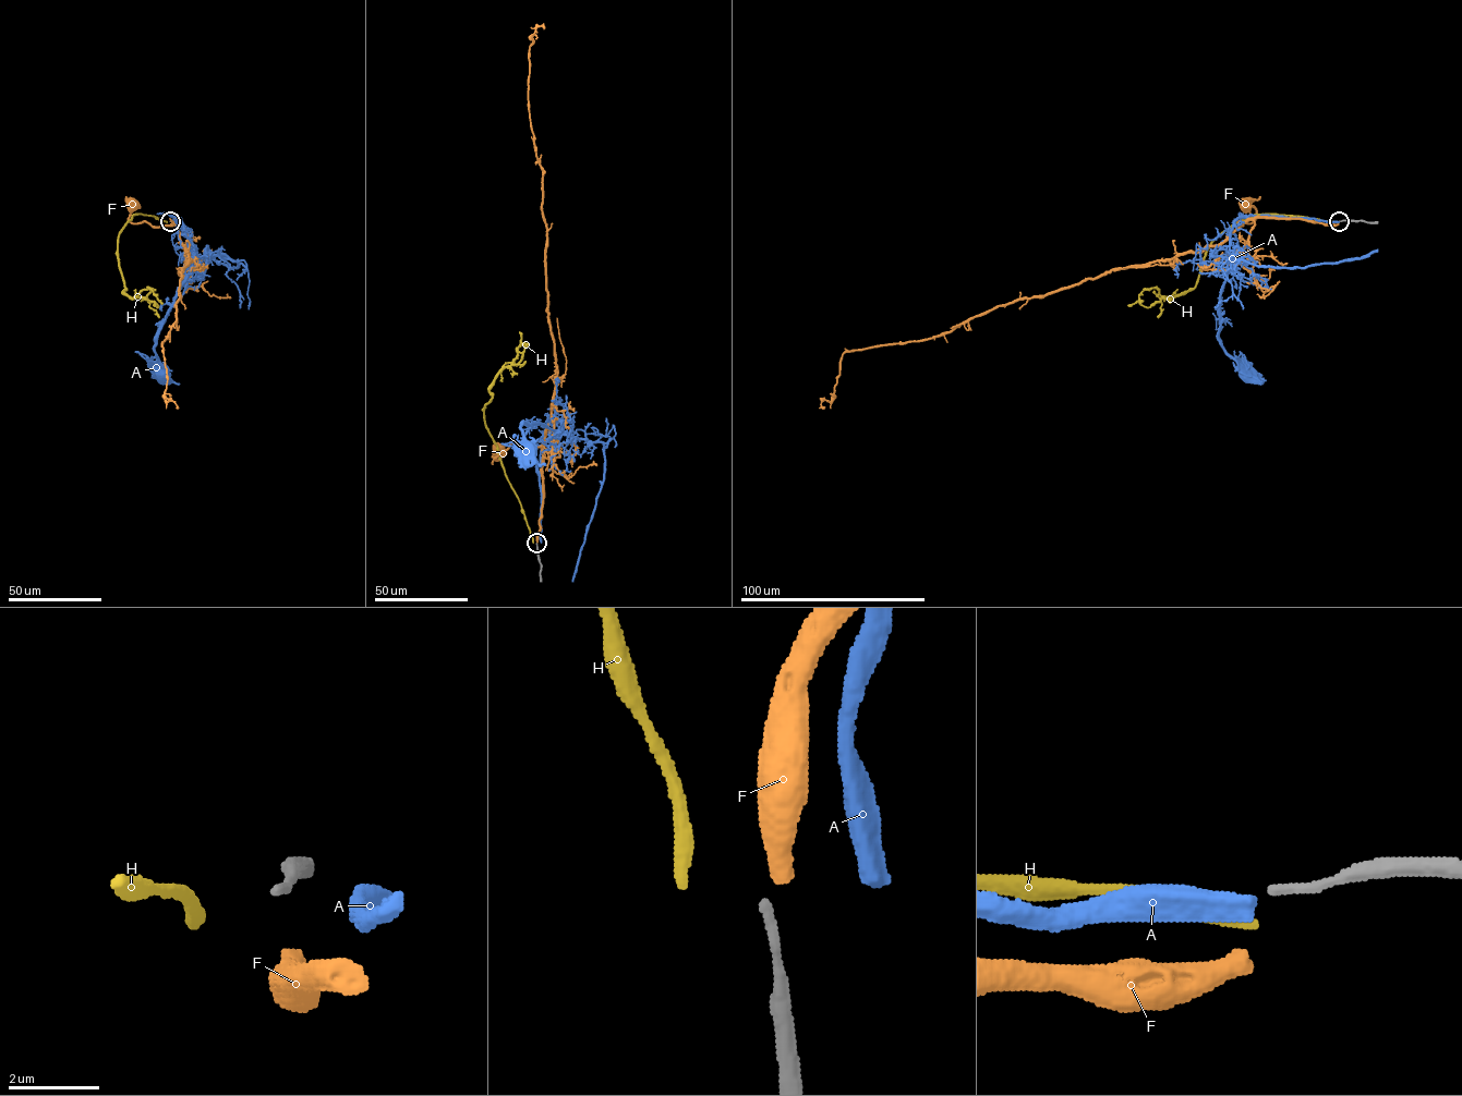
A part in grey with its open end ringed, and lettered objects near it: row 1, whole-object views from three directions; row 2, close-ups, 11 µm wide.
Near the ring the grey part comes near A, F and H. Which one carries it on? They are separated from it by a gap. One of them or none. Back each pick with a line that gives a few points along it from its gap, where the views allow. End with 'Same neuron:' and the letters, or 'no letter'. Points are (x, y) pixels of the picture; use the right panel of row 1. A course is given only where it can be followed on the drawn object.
Same neuron: no letter

